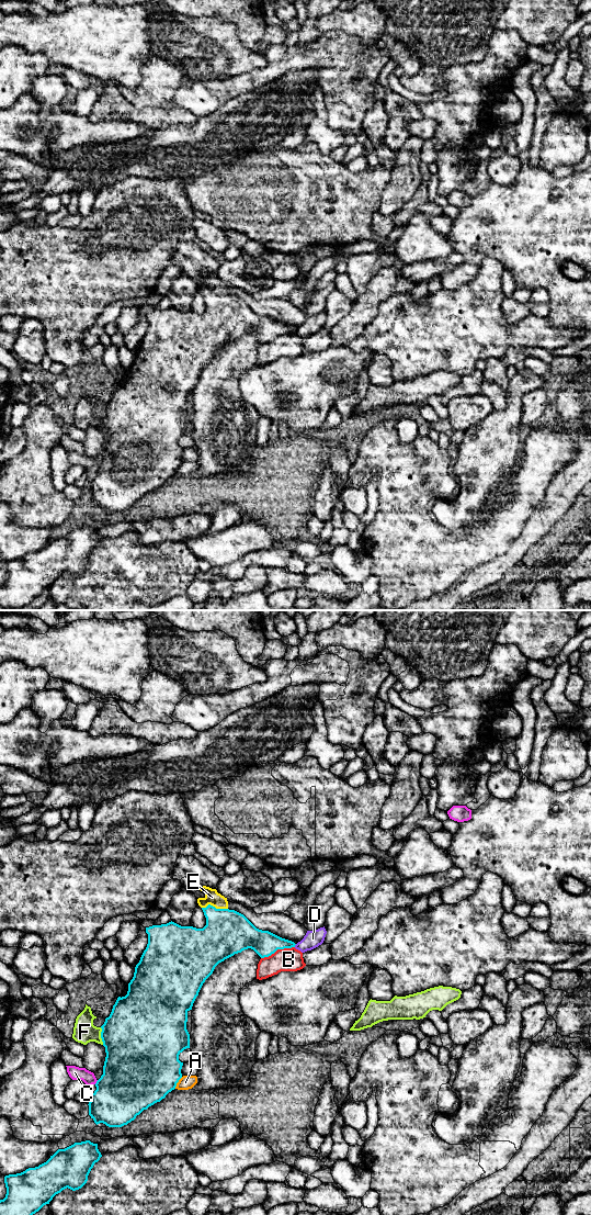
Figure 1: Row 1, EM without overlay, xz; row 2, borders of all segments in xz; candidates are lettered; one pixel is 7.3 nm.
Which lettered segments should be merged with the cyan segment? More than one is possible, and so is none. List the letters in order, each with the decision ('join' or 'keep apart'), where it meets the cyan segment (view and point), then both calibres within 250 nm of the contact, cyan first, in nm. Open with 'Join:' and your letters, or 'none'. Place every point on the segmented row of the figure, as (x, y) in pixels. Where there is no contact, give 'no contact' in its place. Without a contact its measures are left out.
Join: E
A: keep apart; meets cyan in xz at (178, 1081); 480 nm thick on the cyan side, 100 nm on the other
B: keep apart; meets cyan in xz at (277, 948); 190 nm thick on the cyan side, 180 nm on the other
C: keep apart; meets cyan in xz at (97, 1082); 440 nm thick on the cyan side, 100 nm on the other
D: keep apart; meets cyan in xz at (295, 944); 190 nm thick on the cyan side, 130 nm on the other
E: join; meets cyan in xz at (214, 907); 340 nm thick on the cyan side, 110 nm on the other
F: keep apart; meets cyan in xz at (101, 1036); 480 nm thick on the cyan side, 160 nm on the other

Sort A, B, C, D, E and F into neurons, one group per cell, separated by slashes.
A / B / C / D / E / F

